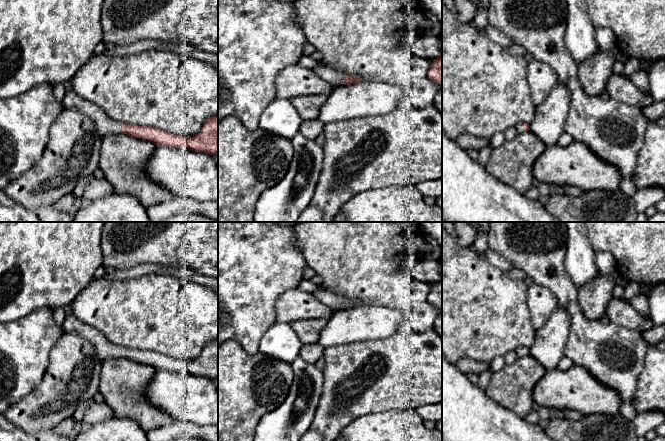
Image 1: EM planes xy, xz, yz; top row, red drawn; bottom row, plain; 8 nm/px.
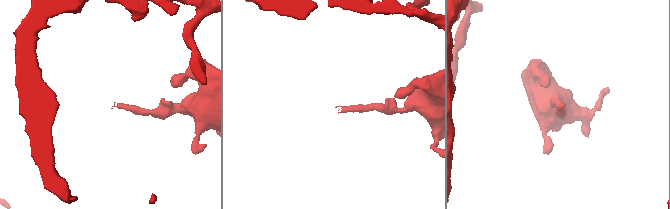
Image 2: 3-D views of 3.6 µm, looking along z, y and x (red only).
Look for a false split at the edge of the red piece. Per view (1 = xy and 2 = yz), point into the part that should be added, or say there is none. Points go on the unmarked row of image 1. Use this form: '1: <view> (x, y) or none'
1: xy (106, 350)
2: yz (519, 351)

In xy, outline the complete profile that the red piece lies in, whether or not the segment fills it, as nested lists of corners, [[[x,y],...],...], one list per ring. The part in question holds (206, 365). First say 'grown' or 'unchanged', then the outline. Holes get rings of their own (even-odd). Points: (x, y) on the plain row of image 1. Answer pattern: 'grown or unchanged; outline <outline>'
grown; outline [[[71,305],[65,307],[66,318],[61,326],[63,332],[77,332],[87,339],[95,348],[102,360],[111,358],[127,358],[153,367],[156,370],[171,372],[187,371],[194,376],[204,376],[209,379],[218,377],[218,342],[208,342],[202,354],[195,360],[186,362],[161,353],[149,350],[119,347],[109,342],[95,327],[77,319],[71,312]]]

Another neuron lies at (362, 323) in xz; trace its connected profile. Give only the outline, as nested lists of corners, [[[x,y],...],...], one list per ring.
[[[360,305],[334,311],[317,343],[323,348],[385,339],[403,325],[403,315],[390,307]]]

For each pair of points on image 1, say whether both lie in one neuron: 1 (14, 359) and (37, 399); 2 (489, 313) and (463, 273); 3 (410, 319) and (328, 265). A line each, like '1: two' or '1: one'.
1: two
2: one
3: one

